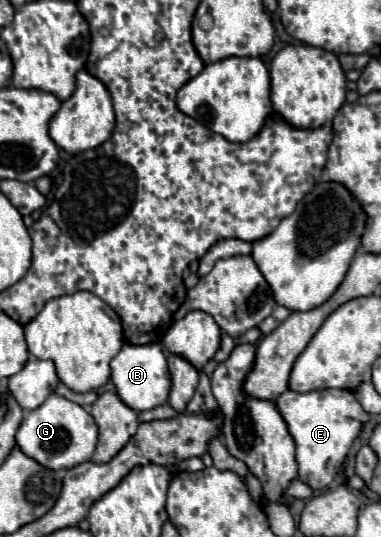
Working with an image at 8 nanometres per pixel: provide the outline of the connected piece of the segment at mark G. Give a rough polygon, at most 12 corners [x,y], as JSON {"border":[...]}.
{"border":[[52,393],[30,411],[16,445],[48,469],[96,449],[98,425]]}

